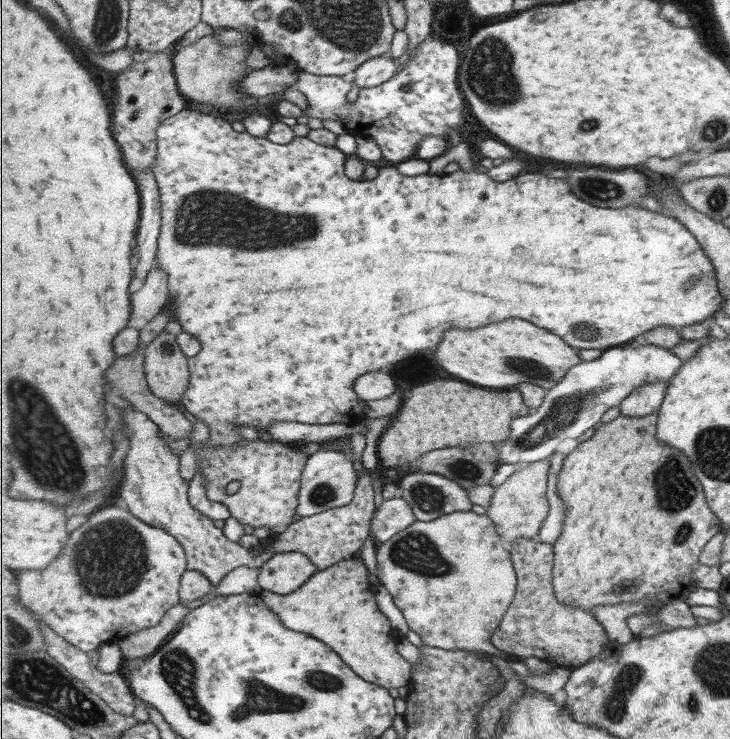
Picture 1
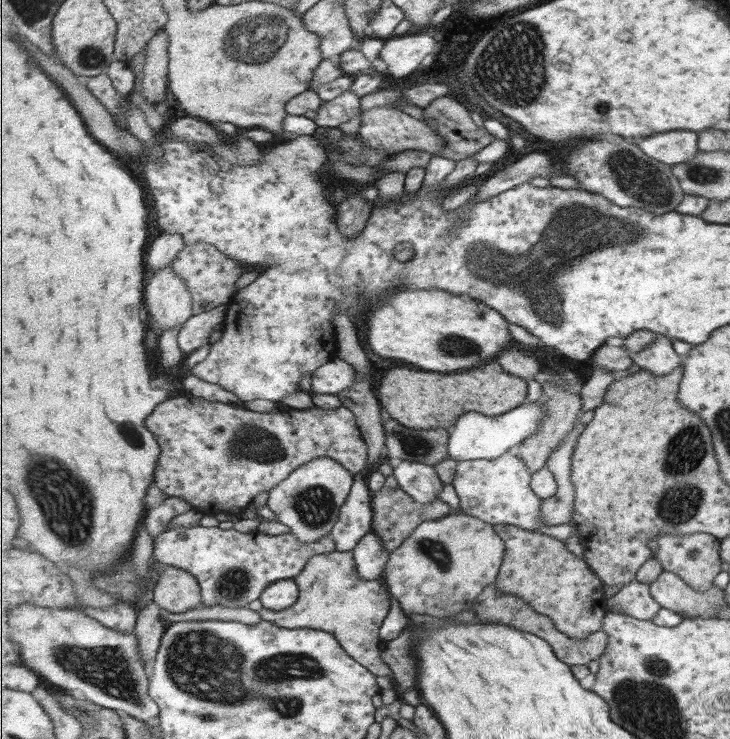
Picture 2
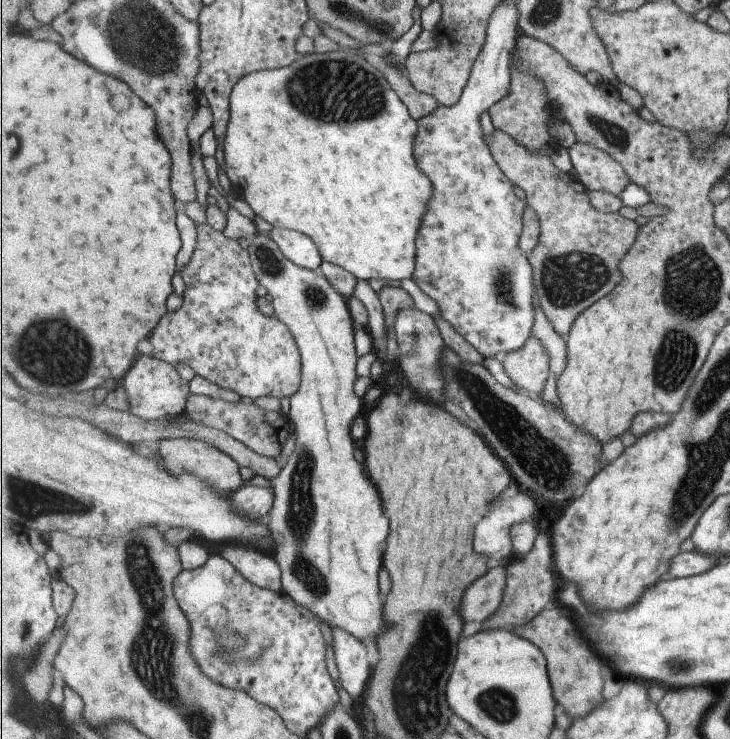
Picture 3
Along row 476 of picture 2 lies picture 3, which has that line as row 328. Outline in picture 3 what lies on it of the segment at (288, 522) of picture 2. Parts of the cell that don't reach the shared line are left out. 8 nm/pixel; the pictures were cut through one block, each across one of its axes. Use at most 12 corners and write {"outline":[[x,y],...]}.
{"outline":[[248,247],[302,348],[268,517],[286,594],[381,634],[389,520],[355,456],[349,300]]}

